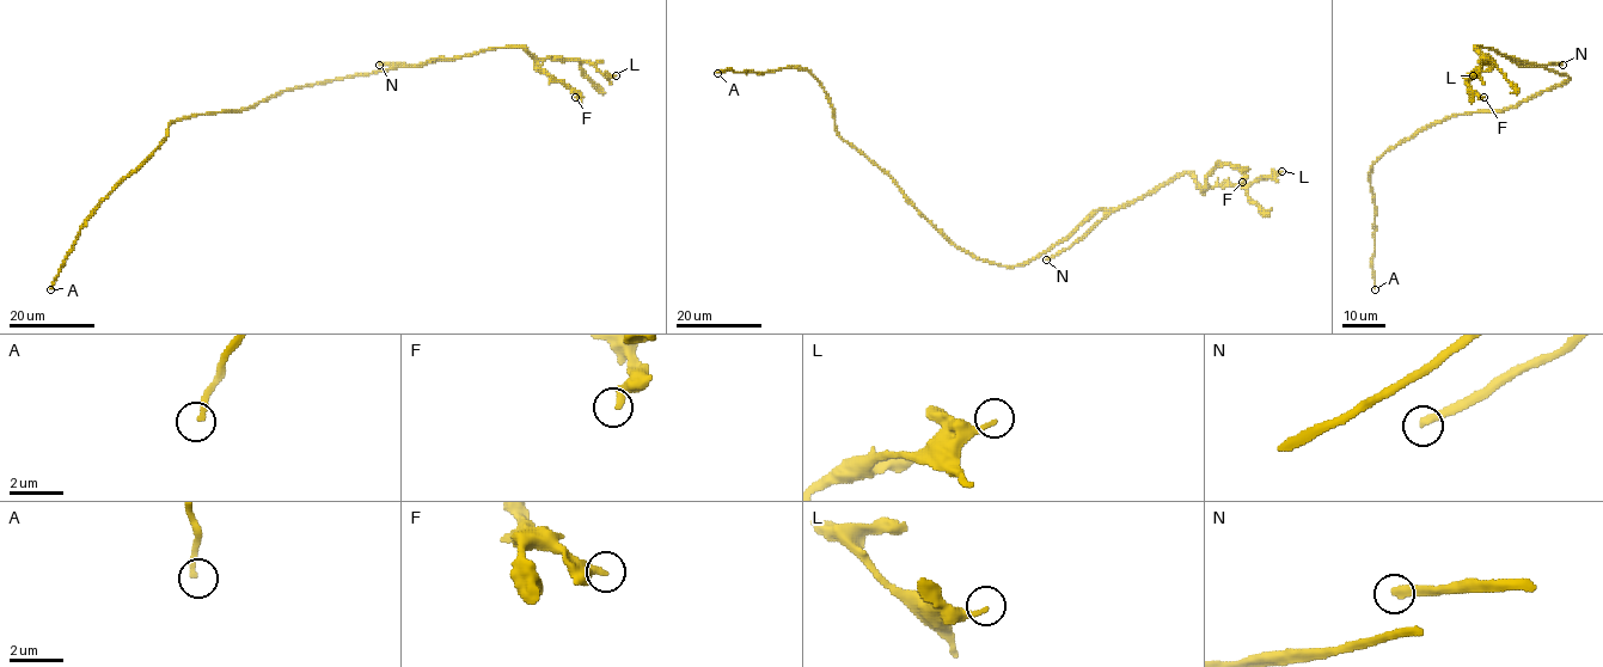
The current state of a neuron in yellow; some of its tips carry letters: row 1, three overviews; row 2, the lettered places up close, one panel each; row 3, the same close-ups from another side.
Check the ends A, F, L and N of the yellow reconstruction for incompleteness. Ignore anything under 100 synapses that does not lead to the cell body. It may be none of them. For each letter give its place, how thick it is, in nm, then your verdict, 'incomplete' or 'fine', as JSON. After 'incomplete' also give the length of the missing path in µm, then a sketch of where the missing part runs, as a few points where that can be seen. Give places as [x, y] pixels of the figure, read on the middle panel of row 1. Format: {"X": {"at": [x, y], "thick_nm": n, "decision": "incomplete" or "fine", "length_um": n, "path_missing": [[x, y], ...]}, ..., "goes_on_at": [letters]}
{"A": {"at": [717, 73], "thick_nm": 220, "decision": "fine"}, "F": {"at": [1242, 182], "thick_nm": 320, "decision": "fine"}, "L": {"at": [1282, 171], "thick_nm": 180, "decision": "fine"}, "N": {"at": [1046, 259], "thick_nm": 320, "decision": "incomplete", "length_um": 80, "path_missing": [[1046, 259], [999, 271], [961, 259], [892, 224], [839, 214], [817, 221], [776, 194]]}, "goes_on_at": ["N"]}

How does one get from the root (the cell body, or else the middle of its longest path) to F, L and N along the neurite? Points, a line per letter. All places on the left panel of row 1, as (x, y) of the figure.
F: (281, 91), (422, 66), (432, 59), (521, 47), (539, 71), (562, 80), (575, 97)
L: (281, 91), (505, 47), (521, 47), (537, 59), (582, 60), (603, 73), (616, 75)
N: (281, 91), (395, 67), (422, 66), (438, 59), (418, 65), (379, 65)

